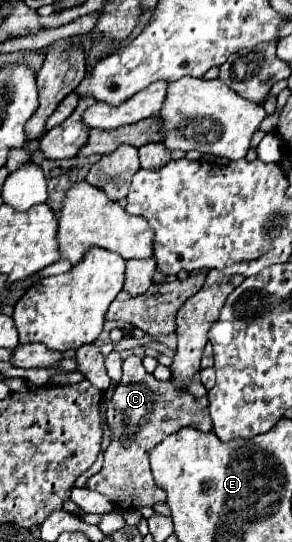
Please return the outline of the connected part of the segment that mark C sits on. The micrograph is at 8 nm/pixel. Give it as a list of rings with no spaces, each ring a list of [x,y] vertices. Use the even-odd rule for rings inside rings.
[[[129,356],[123,362],[123,380],[107,406],[107,422],[113,430],[113,442],[105,450],[103,468],[89,478],[87,488],[105,494],[123,510],[165,502],[165,490],[153,482],[149,468],[149,452],[153,446],[185,426],[193,426],[201,432],[213,430],[207,396],[195,398],[187,390],[175,388],[171,382],[159,382],[153,374],[145,372],[139,356]]]

